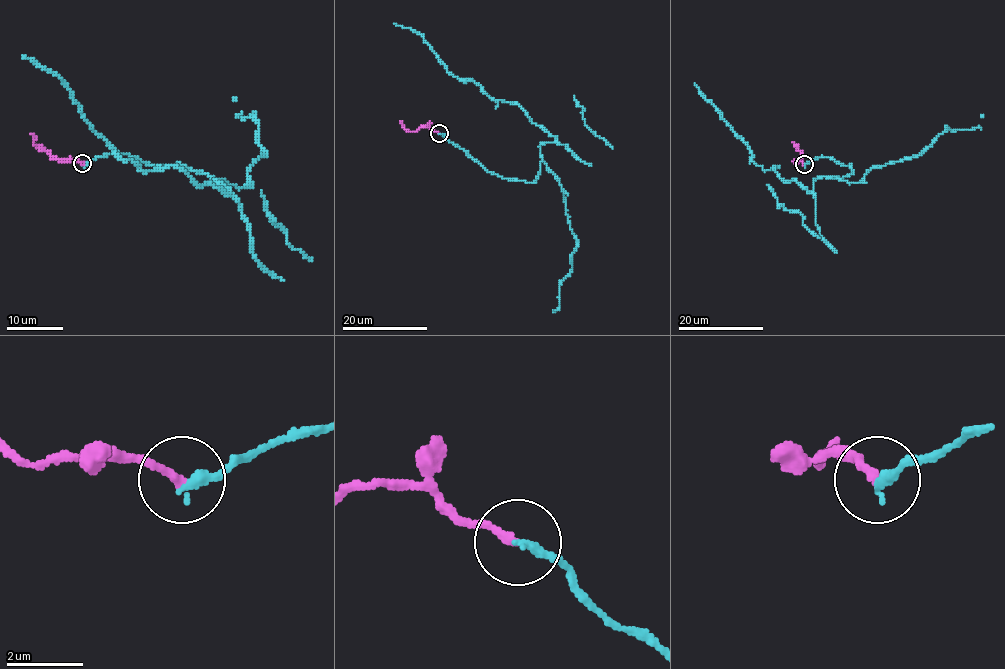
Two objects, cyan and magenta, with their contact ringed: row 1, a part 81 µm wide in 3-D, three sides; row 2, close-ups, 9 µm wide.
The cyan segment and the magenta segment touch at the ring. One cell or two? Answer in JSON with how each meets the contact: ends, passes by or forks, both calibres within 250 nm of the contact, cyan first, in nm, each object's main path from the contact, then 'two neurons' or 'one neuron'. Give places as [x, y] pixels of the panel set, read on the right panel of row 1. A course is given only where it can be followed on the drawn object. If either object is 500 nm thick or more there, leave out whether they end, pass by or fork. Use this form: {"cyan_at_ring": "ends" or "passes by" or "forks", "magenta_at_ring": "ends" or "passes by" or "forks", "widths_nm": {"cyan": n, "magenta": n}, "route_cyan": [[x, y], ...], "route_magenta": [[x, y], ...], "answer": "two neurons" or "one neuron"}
{"cyan_at_ring": "ends", "magenta_at_ring": "ends", "widths_nm": {"cyan": 280, "magenta": 200}, "route_cyan": [[804, 165], [828, 156], [854, 171], [817, 179], [809, 192], [784, 181], [751, 162], [695, 83]], "route_magenta": [[804, 164], [798, 163], [802, 154], [792, 142]], "answer": "two neurons"}

